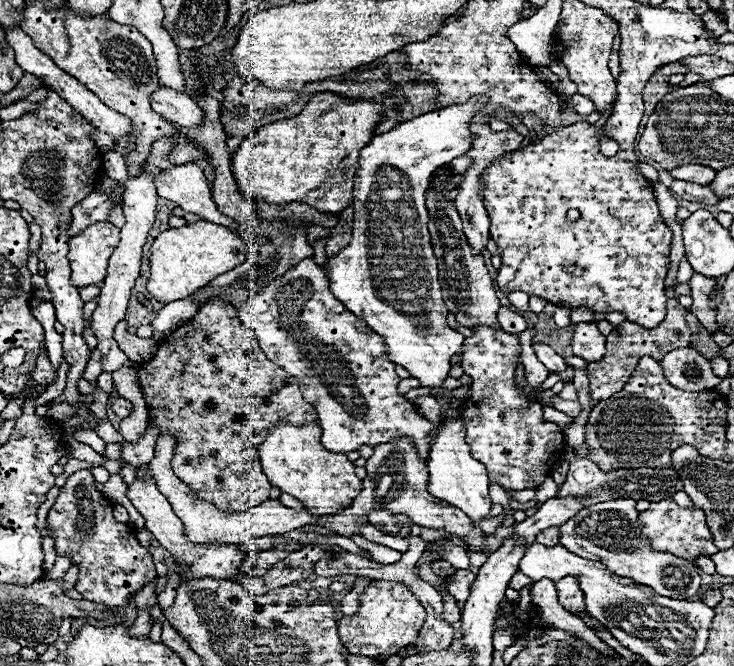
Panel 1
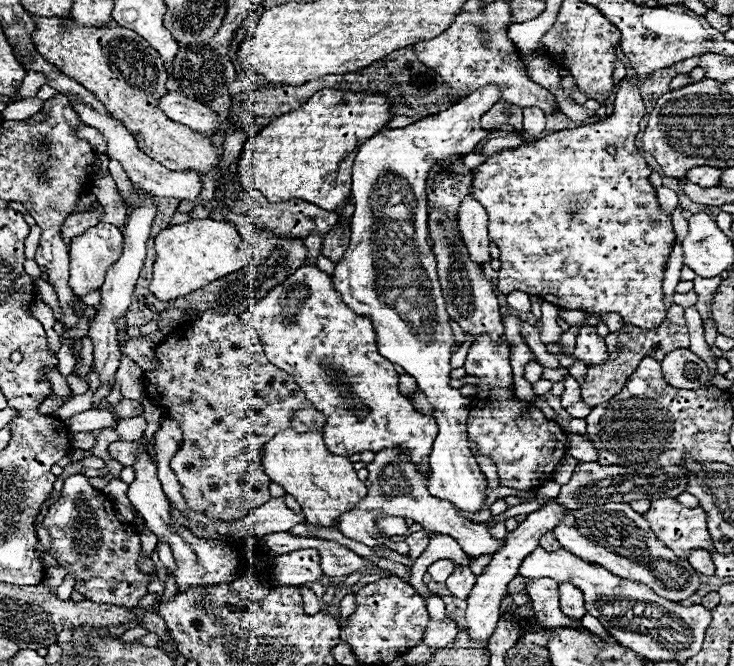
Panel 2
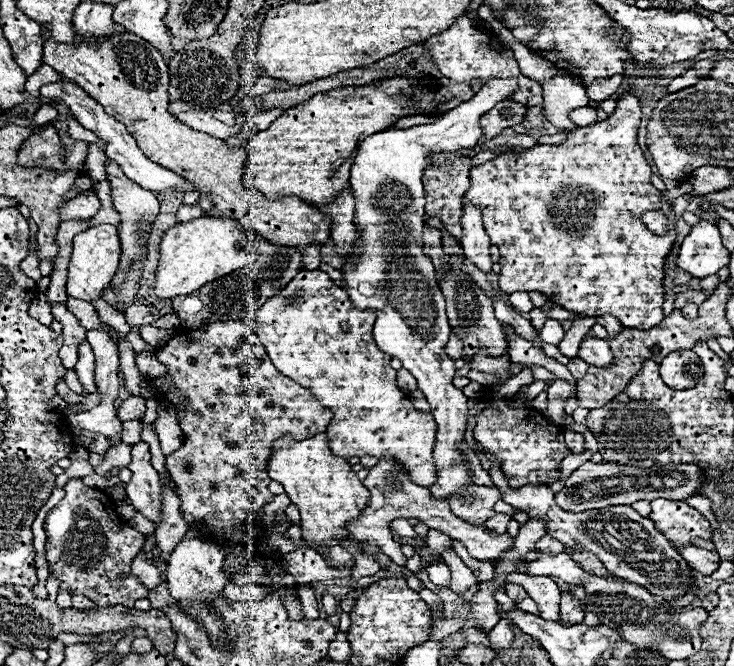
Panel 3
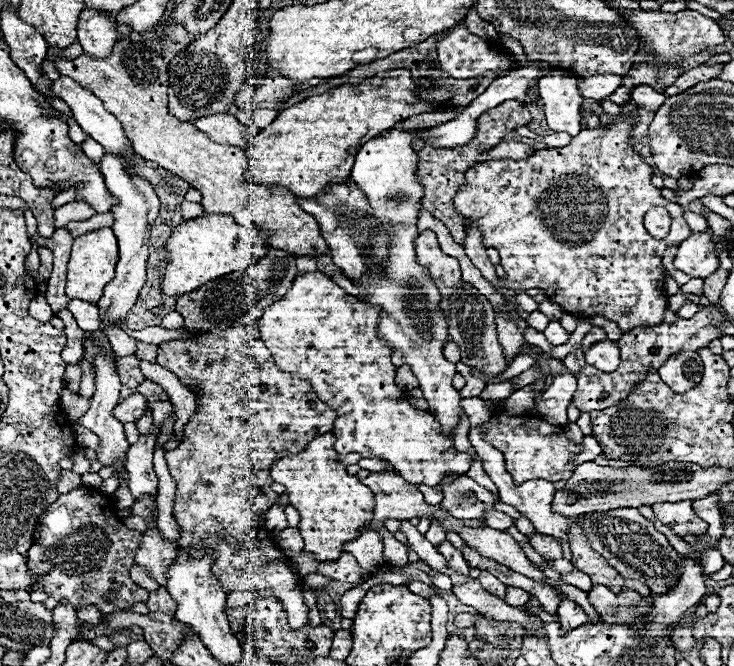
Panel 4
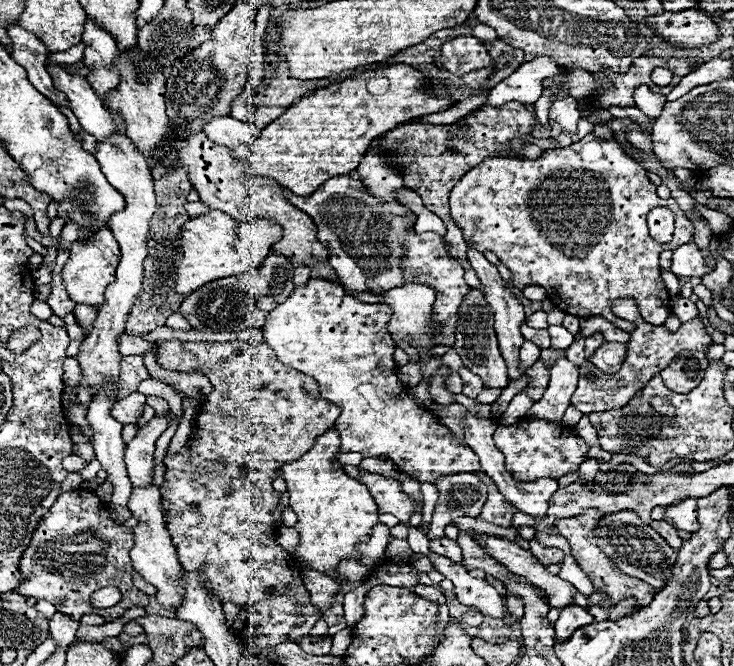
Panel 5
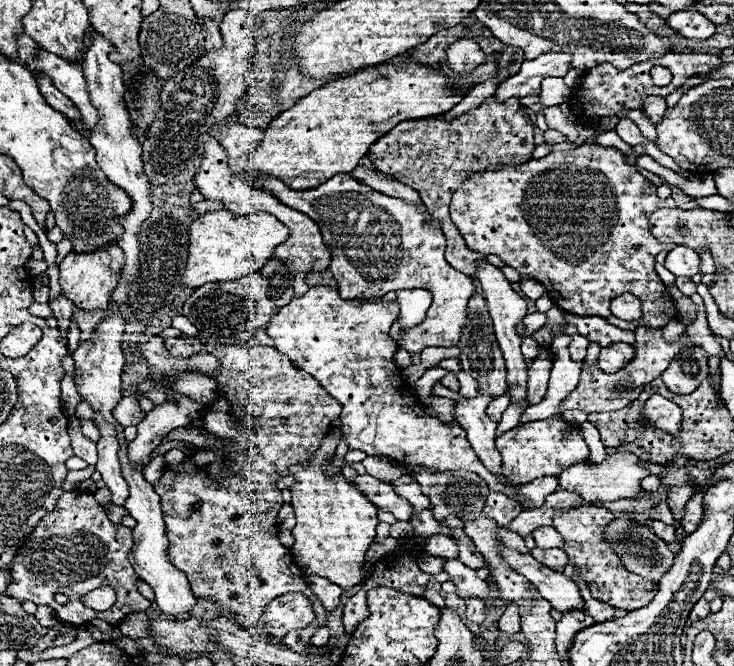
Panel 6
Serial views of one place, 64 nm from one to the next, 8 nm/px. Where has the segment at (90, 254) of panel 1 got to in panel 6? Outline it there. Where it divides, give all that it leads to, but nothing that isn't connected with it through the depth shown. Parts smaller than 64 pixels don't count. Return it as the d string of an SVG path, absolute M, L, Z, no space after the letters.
M114 244L110 248L96 250L92 254L68 254L60 268L60 286L68 300L72 300L78 308L84 312L96 312L96 310L108 310L112 292L120 280L124 266L124 254Z

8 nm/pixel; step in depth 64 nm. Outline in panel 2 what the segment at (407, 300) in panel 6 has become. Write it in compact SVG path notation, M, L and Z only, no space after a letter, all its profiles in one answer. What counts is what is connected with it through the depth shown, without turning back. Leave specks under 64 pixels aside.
M498 84L482 86L452 108L426 116L406 128L382 130L358 148L352 166L352 200L356 204L352 236L334 274L334 288L342 294L344 302L356 314L372 316L380 354L414 376L418 388L434 406L438 436L430 454L430 494L450 500L468 512L478 512L486 504L486 478L466 440L470 400L450 386L454 336L438 284L436 258L428 246L428 204L424 188L426 174L436 160L452 154L470 154L488 136L480 128L480 116L498 100Z

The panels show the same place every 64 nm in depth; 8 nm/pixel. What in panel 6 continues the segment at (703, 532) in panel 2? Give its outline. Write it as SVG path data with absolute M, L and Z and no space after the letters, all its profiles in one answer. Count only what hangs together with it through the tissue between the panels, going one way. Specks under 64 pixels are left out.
M694 494L688 500L686 516L682 520L682 526L684 526L686 534L692 534L700 526L700 522L704 520L704 504L702 504L702 498L704 498L704 494Z

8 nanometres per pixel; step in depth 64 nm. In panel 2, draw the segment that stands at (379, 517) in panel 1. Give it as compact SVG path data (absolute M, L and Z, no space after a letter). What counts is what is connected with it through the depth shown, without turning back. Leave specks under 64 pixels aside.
M380 518L376 524L386 536L406 536L406 534L410 534L404 518Z

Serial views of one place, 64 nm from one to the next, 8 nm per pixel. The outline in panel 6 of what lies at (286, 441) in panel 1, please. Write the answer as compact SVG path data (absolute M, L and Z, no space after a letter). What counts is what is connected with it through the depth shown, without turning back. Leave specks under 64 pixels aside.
M340 430L330 432L320 450L312 456L310 466L294 466L290 468L298 484L292 490L292 506L296 512L296 526L292 528L294 546L292 556L294 562L304 570L304 574L316 574L328 578L330 582L338 584L342 590L350 590L352 586L362 582L362 568L364 568L364 554L368 546L374 542L376 534L376 506L354 488L350 482L344 480L342 474L334 478L326 478L322 472L324 462L334 454L342 434Z

